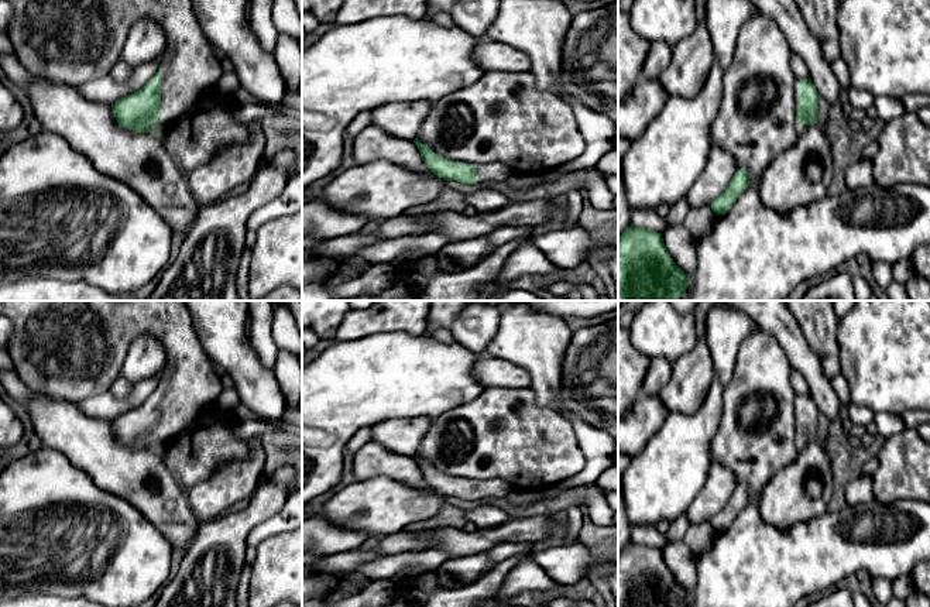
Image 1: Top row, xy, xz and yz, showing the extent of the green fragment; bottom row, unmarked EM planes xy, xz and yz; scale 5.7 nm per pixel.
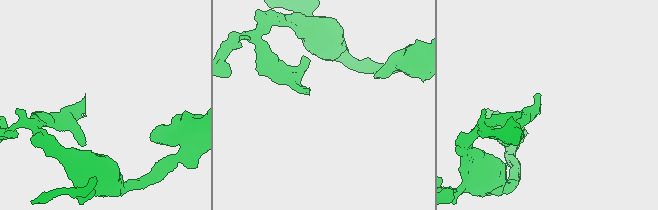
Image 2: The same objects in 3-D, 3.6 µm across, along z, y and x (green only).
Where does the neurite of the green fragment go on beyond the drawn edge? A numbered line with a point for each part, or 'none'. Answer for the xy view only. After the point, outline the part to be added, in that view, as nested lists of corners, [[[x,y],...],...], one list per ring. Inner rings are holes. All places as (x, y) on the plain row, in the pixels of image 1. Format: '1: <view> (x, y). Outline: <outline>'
1: xy (74, 350). Outline: [[[0,301],[0,313],[11,320],[7,353],[25,387],[38,395],[72,402],[110,390],[137,336],[159,339],[165,349],[165,364],[159,383],[161,438],[148,442],[154,447],[192,423],[198,412],[223,390],[183,301]]]

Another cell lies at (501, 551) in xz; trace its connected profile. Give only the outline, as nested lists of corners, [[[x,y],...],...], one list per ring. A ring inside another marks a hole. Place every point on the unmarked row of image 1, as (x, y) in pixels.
[[[504,542],[498,543],[487,551],[491,562],[495,565],[511,555],[519,553],[526,543],[514,543],[514,542]]]

